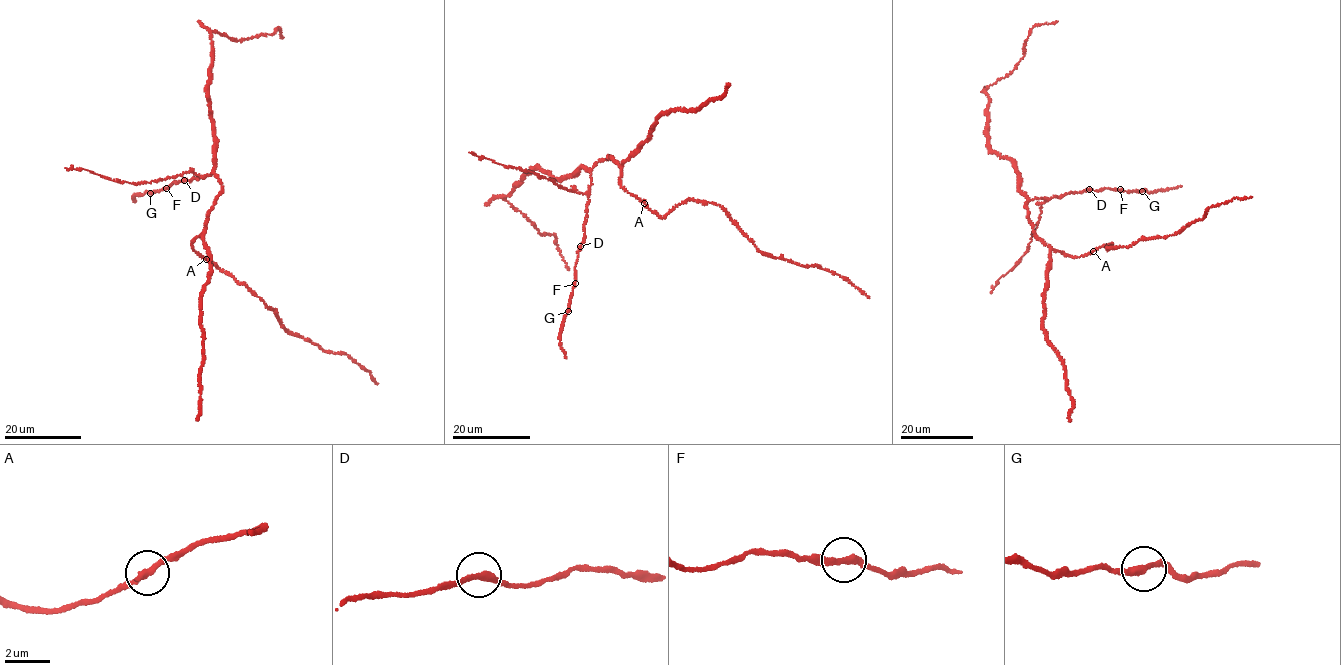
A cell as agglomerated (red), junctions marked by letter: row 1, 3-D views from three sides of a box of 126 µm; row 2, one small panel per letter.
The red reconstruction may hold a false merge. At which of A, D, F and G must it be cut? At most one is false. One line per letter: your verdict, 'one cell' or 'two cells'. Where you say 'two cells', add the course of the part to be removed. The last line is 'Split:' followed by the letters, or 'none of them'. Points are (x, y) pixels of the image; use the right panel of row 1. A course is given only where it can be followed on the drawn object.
A: one cell
D: one cell
F: one cell
G: one cell
Split: none of them

